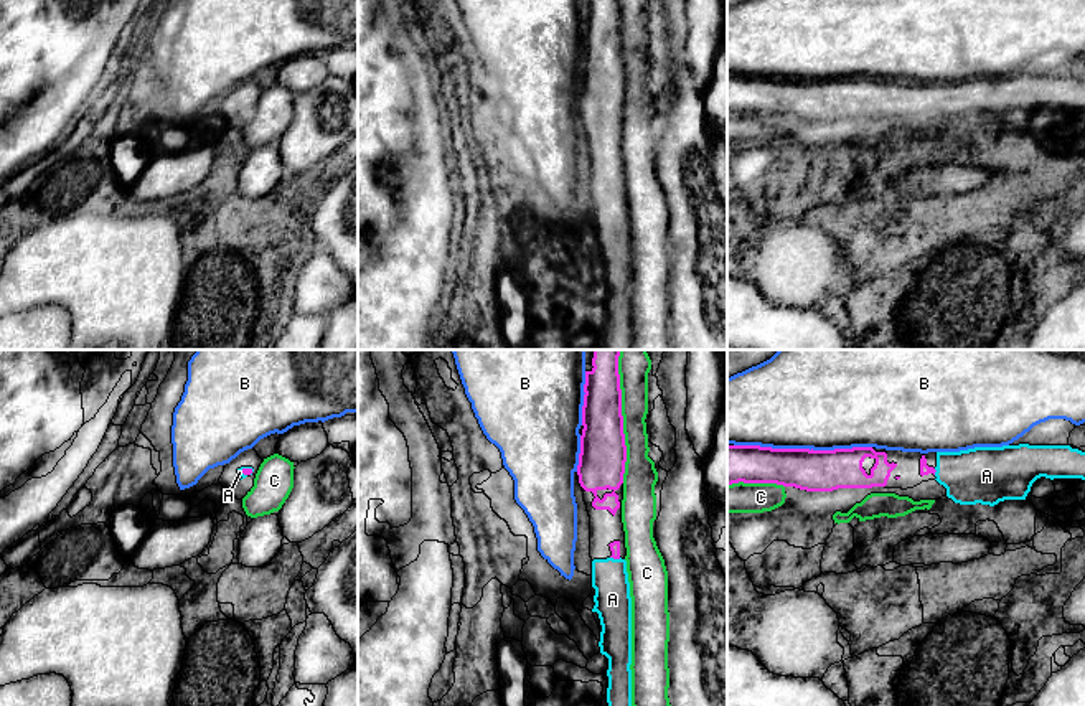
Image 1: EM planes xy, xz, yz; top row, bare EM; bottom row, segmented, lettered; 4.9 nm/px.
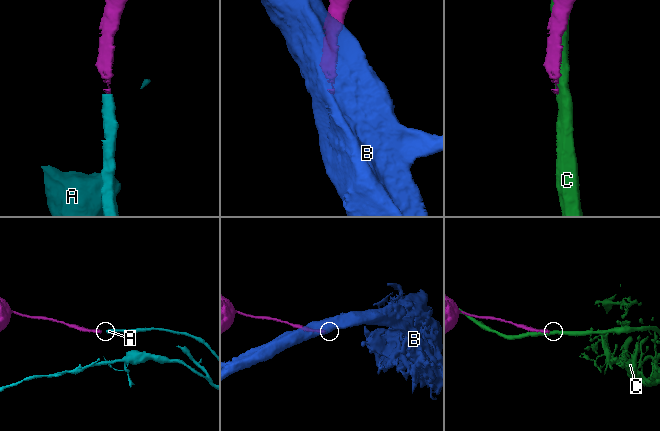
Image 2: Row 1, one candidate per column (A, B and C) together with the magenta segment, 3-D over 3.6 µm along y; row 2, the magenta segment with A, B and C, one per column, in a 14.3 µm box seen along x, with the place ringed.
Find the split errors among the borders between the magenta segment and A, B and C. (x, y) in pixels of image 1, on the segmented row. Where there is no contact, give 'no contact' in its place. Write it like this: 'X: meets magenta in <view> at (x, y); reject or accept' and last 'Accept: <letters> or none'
A: meets magenta in xz at (615, 558); accept
B: meets magenta in yz at (803, 449); reject
C: meets magenta in xz at (622, 416); reject
Accept: A

